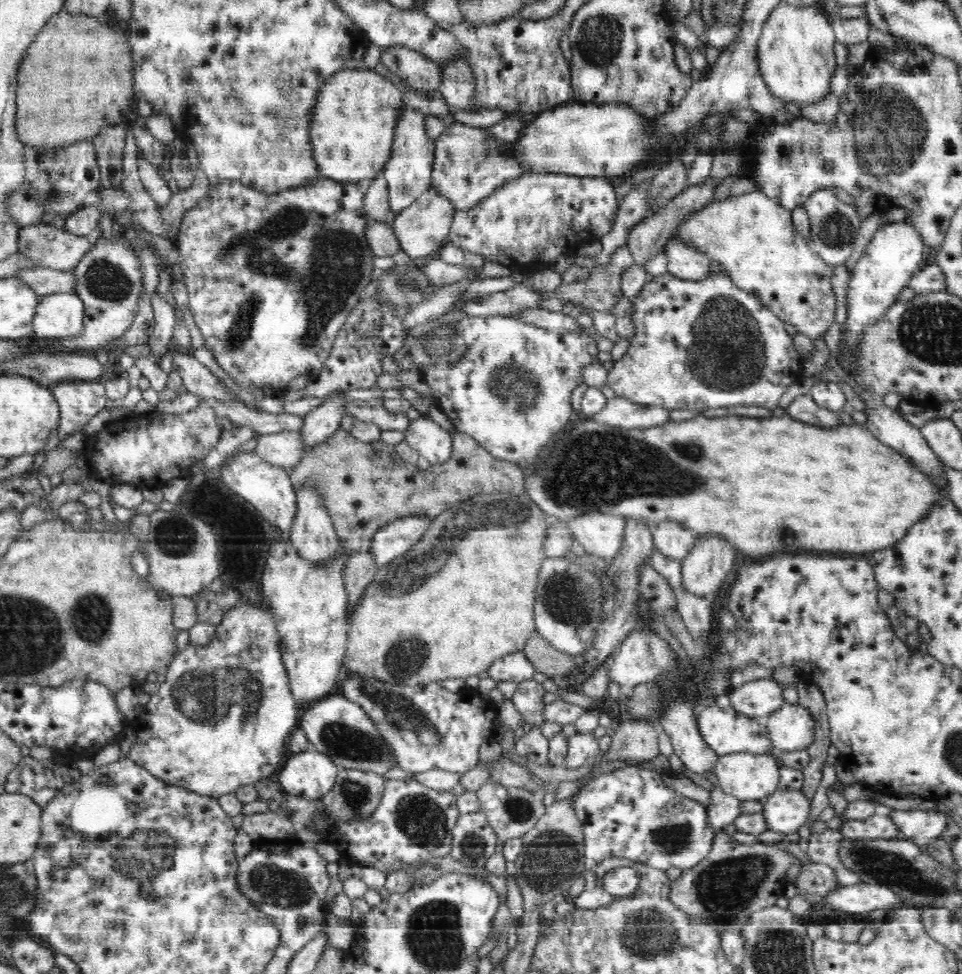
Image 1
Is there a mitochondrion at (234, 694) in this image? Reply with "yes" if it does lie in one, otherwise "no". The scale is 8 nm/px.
yes

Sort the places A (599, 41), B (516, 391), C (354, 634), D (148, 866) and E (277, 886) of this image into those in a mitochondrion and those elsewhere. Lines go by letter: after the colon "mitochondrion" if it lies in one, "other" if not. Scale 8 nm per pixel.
A: mitochondrion
B: mitochondrion
C: other
D: mitochondrion
E: mitochondrion

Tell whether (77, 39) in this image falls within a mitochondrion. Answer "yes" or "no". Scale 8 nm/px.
no

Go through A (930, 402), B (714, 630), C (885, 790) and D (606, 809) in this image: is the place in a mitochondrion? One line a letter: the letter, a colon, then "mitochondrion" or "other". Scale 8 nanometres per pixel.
A: other
B: other
C: other
D: other

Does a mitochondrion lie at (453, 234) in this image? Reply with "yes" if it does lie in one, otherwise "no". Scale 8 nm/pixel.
no

